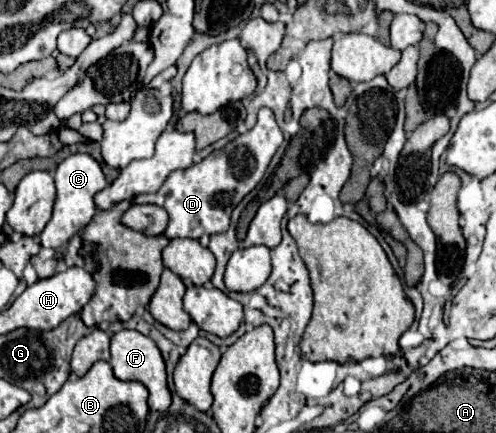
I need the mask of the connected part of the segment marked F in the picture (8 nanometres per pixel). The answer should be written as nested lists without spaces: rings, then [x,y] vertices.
[[[121,330],[121,332],[113,334],[109,364],[119,380],[137,380],[149,390],[149,408],[151,410],[167,412],[167,408],[171,406],[171,392],[167,388],[165,362],[161,358],[157,344],[149,336],[145,336],[137,330]]]

